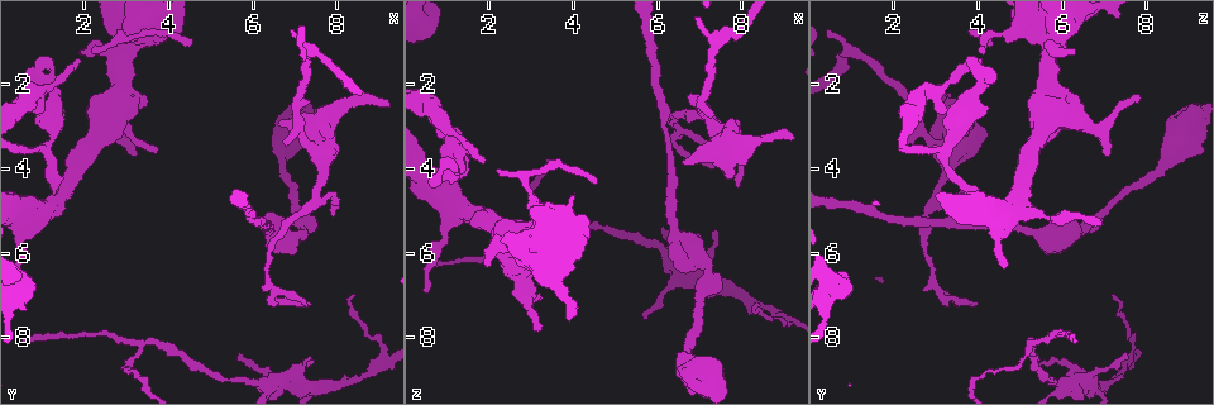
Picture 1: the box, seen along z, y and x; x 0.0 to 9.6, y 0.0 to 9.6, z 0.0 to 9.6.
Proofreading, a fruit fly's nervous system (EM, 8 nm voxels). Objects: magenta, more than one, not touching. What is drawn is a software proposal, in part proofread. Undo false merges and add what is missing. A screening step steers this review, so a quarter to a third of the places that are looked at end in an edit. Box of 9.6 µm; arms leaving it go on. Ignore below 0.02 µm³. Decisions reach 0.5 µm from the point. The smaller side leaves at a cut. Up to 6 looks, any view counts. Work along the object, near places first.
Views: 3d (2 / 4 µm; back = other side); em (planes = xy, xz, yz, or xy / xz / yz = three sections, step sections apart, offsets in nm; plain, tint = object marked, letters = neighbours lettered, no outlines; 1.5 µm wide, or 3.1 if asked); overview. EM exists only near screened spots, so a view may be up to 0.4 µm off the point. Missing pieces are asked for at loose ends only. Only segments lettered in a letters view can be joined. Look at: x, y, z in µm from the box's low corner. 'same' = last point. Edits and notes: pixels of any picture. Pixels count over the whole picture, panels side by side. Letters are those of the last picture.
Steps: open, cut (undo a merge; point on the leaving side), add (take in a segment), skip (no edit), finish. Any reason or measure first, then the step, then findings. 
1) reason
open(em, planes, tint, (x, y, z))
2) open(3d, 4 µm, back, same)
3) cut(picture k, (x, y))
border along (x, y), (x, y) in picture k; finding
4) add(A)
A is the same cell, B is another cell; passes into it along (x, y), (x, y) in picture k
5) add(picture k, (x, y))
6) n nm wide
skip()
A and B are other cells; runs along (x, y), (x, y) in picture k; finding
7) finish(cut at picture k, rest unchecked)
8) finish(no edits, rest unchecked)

branch stops here
open(3d, 4 µm, (7.30, 7.25, 3.55))

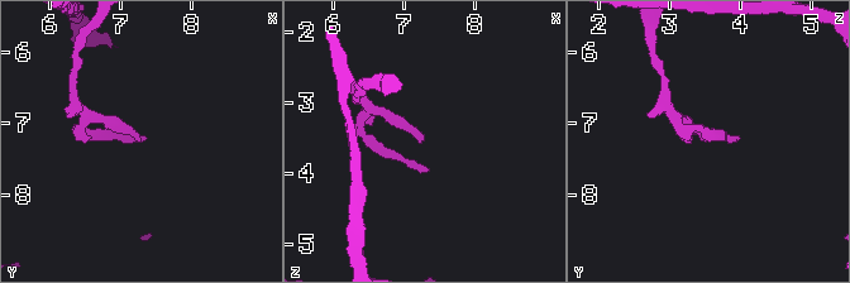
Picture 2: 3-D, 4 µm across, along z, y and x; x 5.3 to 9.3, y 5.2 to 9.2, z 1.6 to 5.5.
now the EM
open(em, xz, step 8, letters, (7.30, 7.25, 3.50))

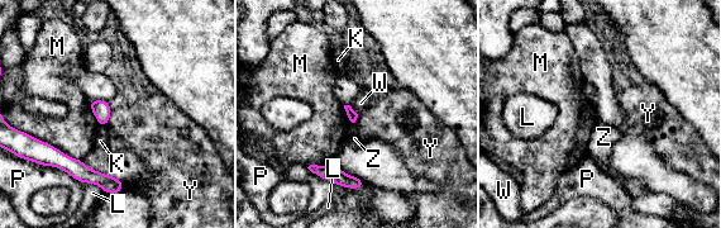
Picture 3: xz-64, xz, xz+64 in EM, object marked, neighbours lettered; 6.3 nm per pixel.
open(em, planes, letters, same)

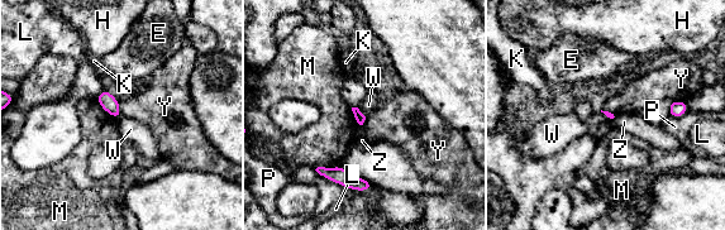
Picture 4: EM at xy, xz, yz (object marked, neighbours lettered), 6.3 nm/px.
P touches over 400 nm
skip()
E, H, K, L, M, P, W, Y and Z are other cells; no lettered segment goes on from it

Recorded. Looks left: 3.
calibre changes
open(em, planes, letters, (6.35, 5.50, 5.25))

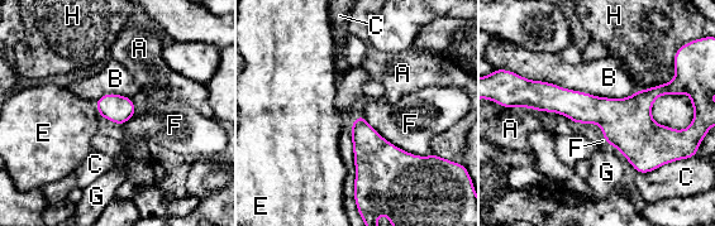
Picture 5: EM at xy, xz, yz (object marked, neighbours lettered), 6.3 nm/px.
skip()
A, B, C, E, F, G and H are other cells; runs along (518, 97), (666, 130) in picture 5; continuous, no second neuron

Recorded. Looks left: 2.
branch stops here
open(em, planes, letters, (8.40, 6.95, 7.15))

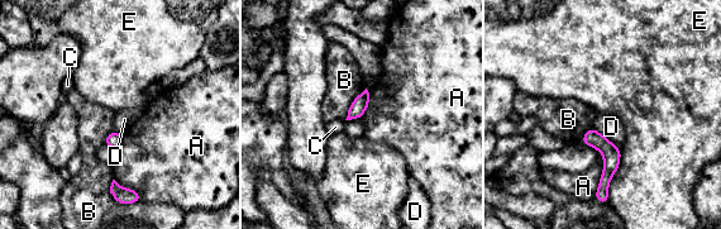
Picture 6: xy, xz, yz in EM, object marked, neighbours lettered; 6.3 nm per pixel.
skip()
A, B, C, D and E are other cells; border along (366, 87), (354, 98), (344, 119) in picture 6; no lettered segment goes on from it

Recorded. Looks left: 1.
finish(no edits, rest unchecked)

